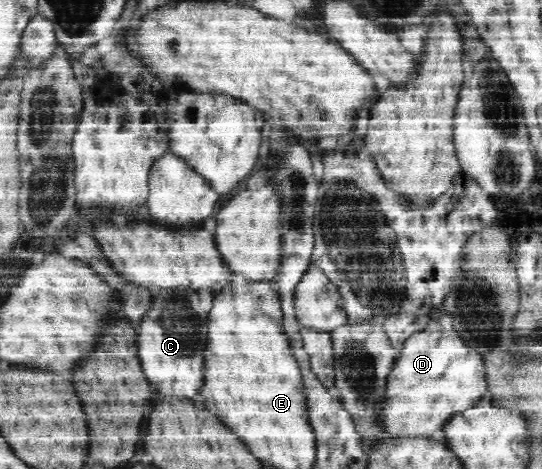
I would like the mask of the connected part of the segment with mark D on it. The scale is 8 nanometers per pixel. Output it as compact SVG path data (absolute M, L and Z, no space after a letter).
M448 319L431 320L428 326L414 333L406 342L397 363L389 376L390 400L385 400L385 424L388 438L422 437L442 429L454 415L472 408L489 396L488 372L485 360L472 345L467 346L458 335L457 329Z

